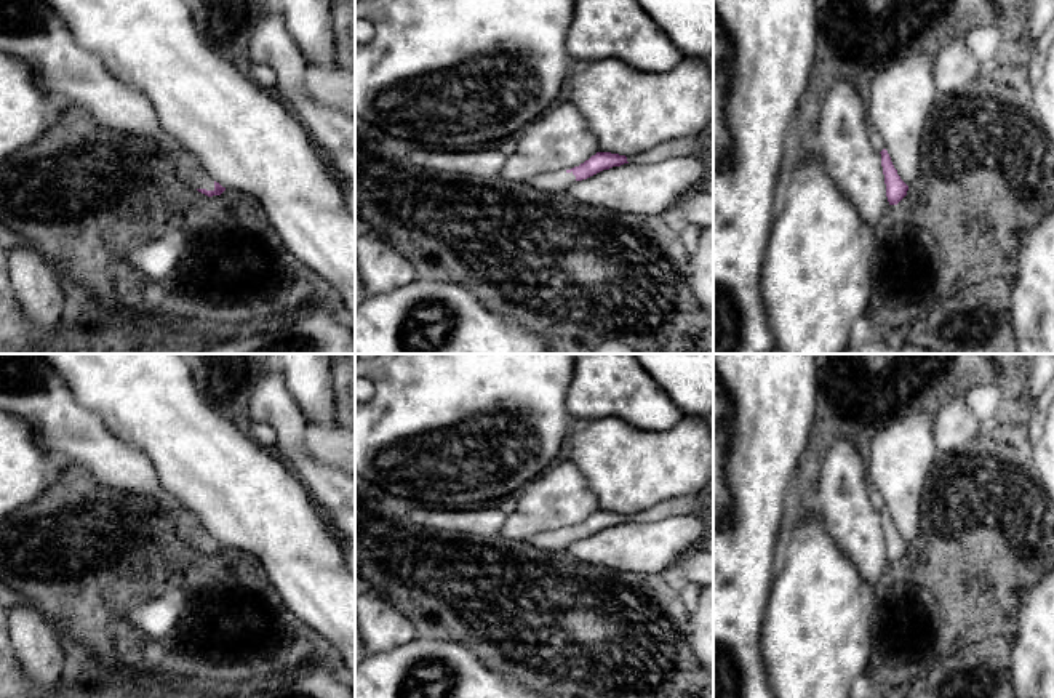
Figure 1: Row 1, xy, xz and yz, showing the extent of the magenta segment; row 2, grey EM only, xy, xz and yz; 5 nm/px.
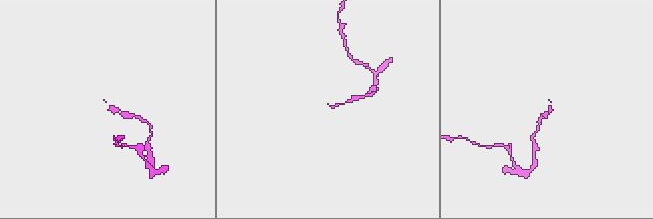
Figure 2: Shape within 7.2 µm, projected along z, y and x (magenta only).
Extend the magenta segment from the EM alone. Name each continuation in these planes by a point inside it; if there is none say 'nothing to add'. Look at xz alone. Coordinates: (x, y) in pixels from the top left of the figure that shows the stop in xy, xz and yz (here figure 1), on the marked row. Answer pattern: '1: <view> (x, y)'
1: xz (558, 180)

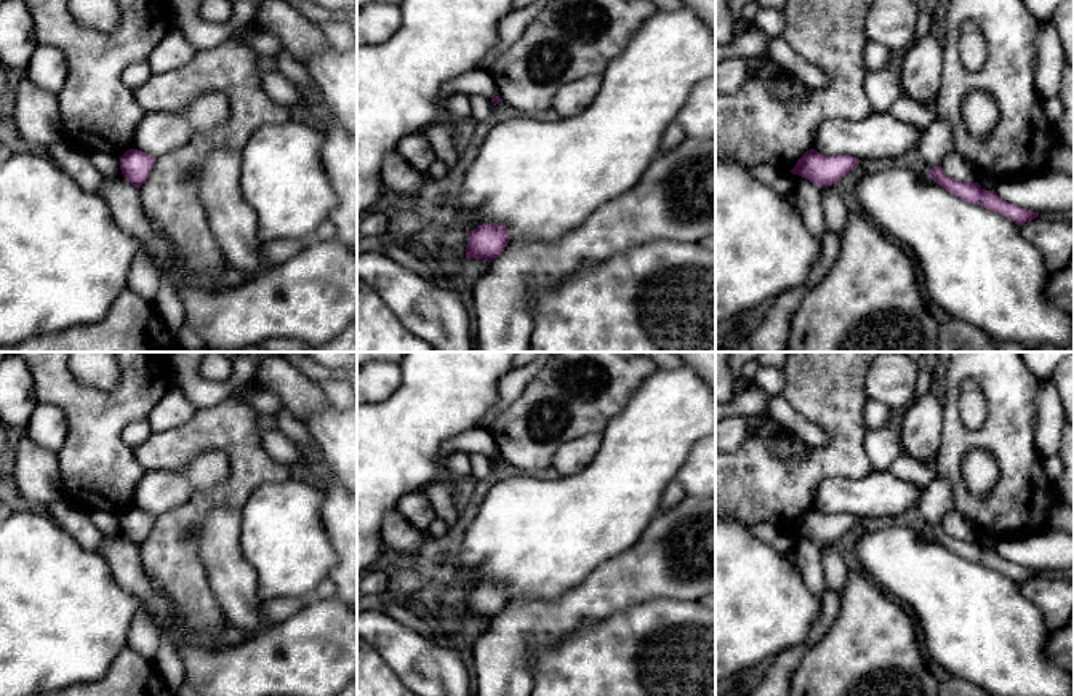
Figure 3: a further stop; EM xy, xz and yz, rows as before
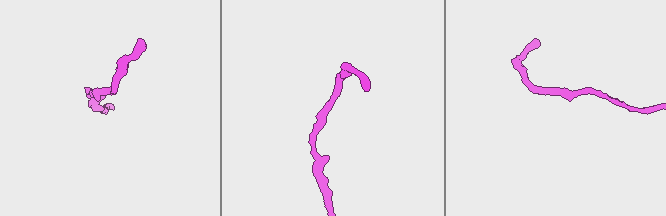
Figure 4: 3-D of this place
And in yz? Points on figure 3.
nothing to add

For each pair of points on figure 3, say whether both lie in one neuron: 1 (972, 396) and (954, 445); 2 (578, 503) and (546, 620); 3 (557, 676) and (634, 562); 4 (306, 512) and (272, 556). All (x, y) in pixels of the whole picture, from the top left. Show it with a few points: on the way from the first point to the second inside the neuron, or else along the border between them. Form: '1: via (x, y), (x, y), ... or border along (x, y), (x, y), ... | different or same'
1: border along (962, 383), (959, 396), (961, 421), (972, 431) | different
2: border along (583, 580), (553, 599), (512, 600) | different
3: border along (628, 608), (583, 621), (559, 640) | different
4: via (295, 524), (284, 535), (284, 544) | same

